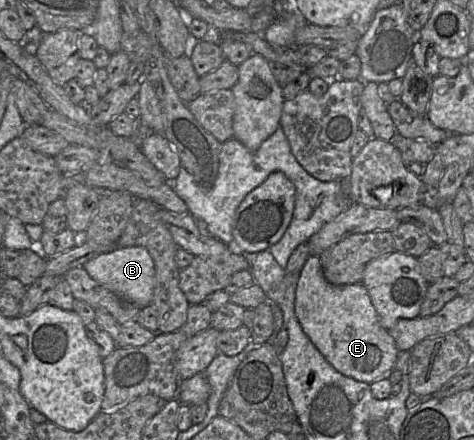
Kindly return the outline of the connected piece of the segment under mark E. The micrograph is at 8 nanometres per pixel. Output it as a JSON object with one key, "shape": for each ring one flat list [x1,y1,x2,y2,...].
{"shape":[[309,256,300,272,295,290,295,315,309,340,341,374,371,384,387,379,394,369,399,350,388,330,380,325,366,288,362,284,334,285,327,282,318,256]]}

